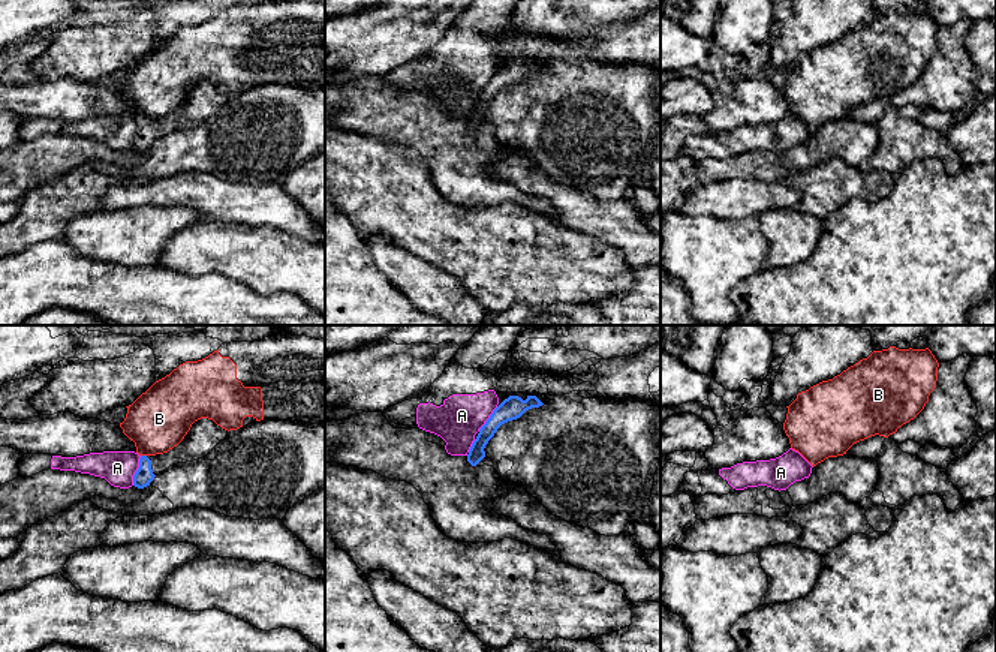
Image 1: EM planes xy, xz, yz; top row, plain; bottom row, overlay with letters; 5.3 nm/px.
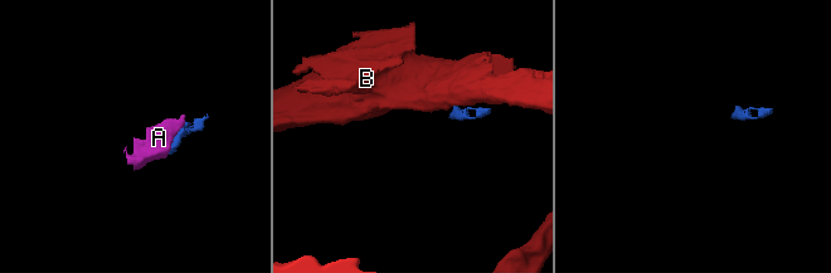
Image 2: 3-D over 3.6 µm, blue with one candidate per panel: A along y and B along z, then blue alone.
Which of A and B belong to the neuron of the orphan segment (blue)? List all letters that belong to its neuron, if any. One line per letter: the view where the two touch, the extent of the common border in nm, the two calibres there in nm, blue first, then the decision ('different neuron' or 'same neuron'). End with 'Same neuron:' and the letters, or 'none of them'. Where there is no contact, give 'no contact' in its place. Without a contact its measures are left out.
A: contact in xy; length 170 nm; calibres 100 and 180 nm; different neuron
B: contact in xy; length 30 nm; calibres 100 and 320 nm; different neuron
Same neuron: none of them

